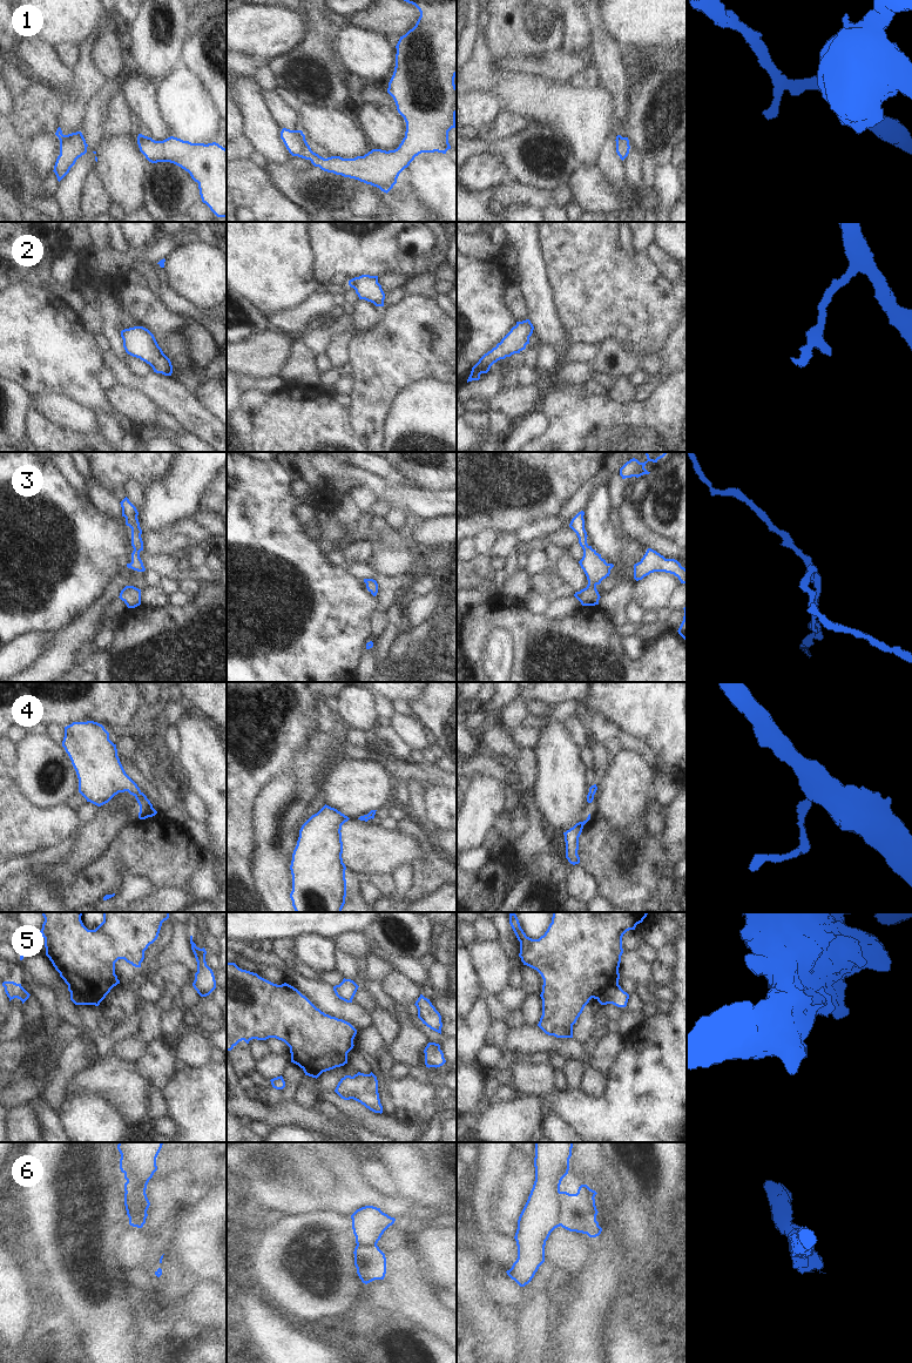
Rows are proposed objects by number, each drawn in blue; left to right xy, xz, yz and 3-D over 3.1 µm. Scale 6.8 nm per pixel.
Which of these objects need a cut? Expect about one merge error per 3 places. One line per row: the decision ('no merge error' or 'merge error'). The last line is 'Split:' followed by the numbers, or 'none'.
1: no merge error
2: no merge error
3: no merge error
4: no merge error
5: merge error
6: merge error
Split: 5, 6

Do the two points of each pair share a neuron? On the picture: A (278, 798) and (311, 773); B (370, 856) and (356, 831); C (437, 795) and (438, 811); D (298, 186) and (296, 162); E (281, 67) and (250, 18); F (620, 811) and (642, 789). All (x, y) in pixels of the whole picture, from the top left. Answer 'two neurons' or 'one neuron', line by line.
A: one neuron
B: one neuron
C: one neuron
D: two neurons
E: two neurons
F: one neuron

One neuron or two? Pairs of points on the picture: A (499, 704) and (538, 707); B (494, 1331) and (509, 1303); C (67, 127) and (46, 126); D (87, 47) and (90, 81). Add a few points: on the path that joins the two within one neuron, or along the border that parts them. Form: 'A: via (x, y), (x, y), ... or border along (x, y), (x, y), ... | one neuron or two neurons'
A: via (508, 696), (520, 696), (528, 702) | one neuron
B: border along (502, 1308), (513, 1313) | two neurons
C: border along (65, 108), (60, 114), (59, 126) | two neurons
D: via (86, 55), (86, 73) | one neuron

